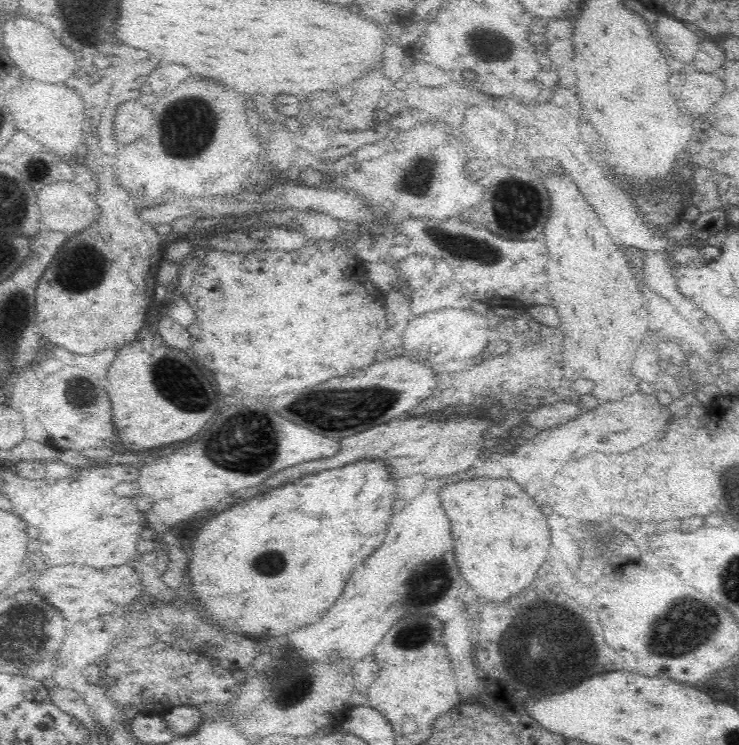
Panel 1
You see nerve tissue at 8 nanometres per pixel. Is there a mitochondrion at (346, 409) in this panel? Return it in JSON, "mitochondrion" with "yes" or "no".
{"mitochondrion":"yes"}

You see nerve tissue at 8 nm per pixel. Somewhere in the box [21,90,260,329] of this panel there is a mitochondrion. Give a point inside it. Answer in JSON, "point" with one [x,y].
{"point":[185,129]}

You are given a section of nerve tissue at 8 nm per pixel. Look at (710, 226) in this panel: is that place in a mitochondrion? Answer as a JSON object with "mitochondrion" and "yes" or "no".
{"mitochondrion":"no"}

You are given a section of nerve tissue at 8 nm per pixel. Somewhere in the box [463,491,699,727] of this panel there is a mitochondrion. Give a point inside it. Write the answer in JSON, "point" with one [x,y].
{"point":[570,667]}

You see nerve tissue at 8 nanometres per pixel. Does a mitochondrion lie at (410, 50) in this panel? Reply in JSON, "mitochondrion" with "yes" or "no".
{"mitochondrion":"no"}

